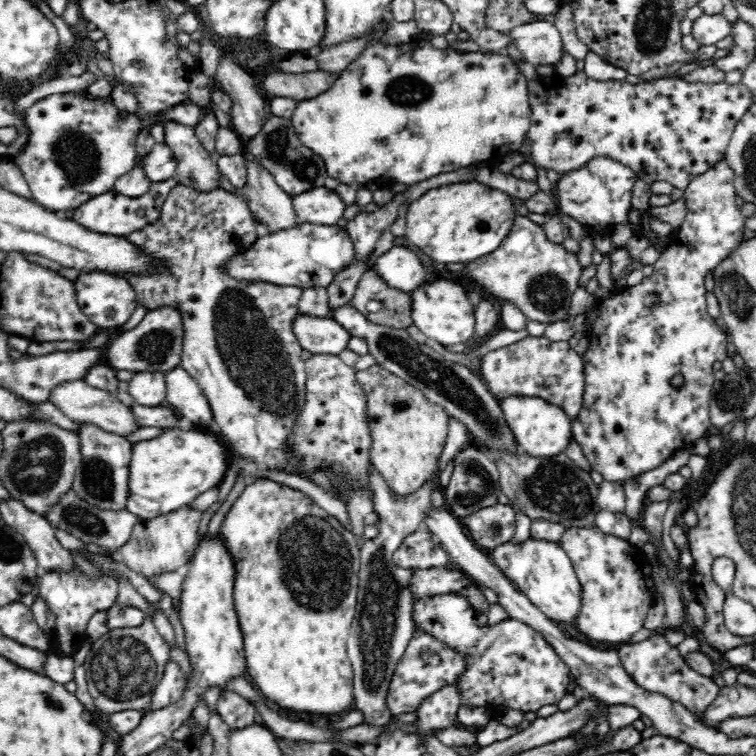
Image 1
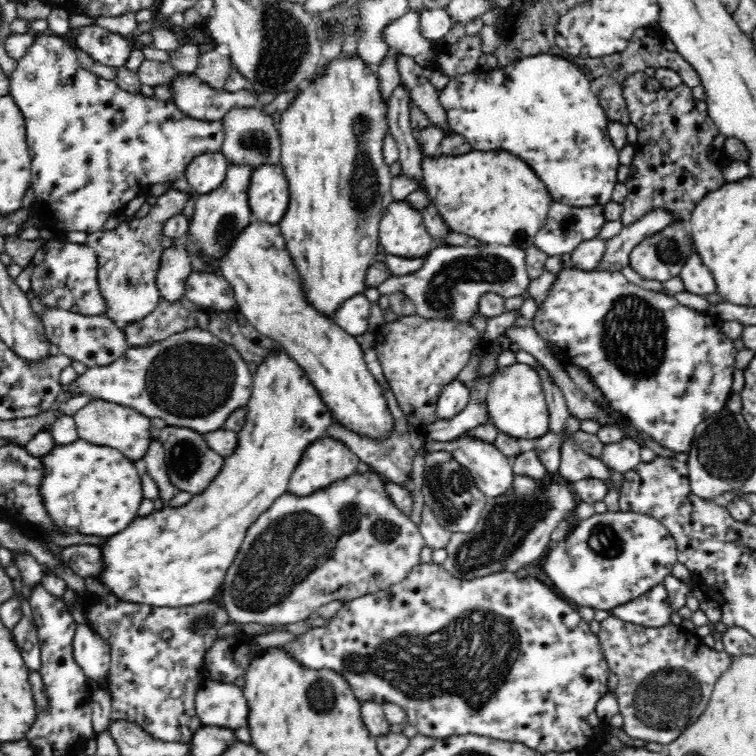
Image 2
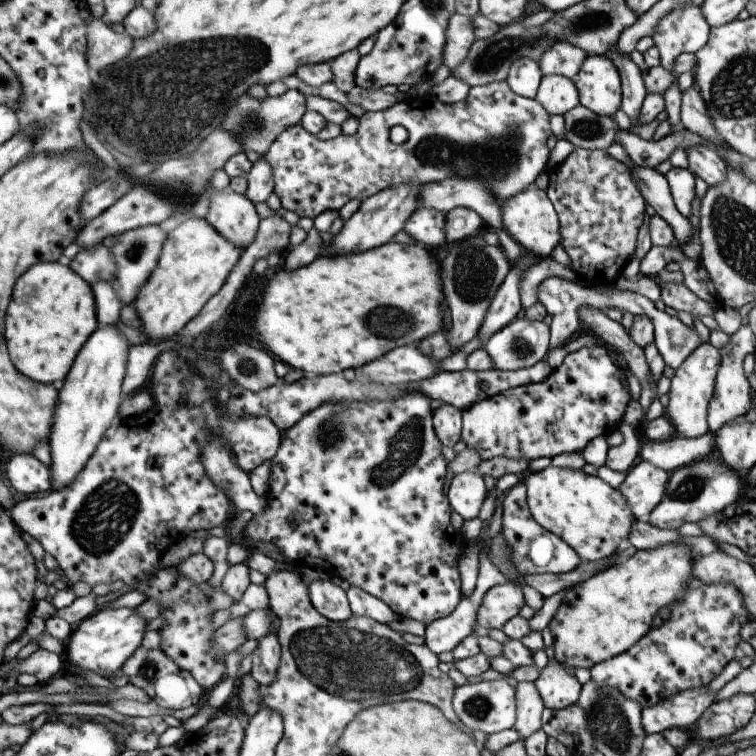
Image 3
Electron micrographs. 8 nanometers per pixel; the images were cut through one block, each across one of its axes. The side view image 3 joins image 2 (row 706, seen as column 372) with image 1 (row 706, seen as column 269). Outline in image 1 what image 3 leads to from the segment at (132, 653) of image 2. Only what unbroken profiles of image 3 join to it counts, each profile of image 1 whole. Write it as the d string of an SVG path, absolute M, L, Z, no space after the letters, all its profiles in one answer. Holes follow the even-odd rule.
M169 661L165 667L164 678L160 680L160 684L156 685L154 689L149 708L142 713L156 712L156 710L160 710L168 704L178 702L182 698L182 692L186 688L186 684L187 680L180 666L176 662Z

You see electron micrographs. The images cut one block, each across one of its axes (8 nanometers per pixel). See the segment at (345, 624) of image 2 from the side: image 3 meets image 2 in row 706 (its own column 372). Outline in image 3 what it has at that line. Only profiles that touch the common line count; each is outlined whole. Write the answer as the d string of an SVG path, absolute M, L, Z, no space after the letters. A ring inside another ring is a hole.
M412 382L408 383L408 390L406 390L406 394L402 396L402 398L396 398L396 400L366 400L366 402L358 402L358 400L348 400L348 402L324 402L322 406L318 406L316 410L310 410L308 414L306 414L295 426L292 426L286 434L284 434L284 438L282 438L280 442L280 448L278 448L278 452L274 458L272 458L272 462L270 463L270 476L269 476L269 490L266 492L265 500L266 500L266 508L264 510L260 510L260 514L254 514L254 518L250 520L250 523L245 527L244 536L246 536L248 540L248 548L250 551L255 552L259 551L258 546L263 542L271 542L276 548L279 550L281 555L286 558L286 560L292 560L295 564L300 566L308 566L308 567L319 567L327 573L334 575L339 580L348 581L348 583L353 587L358 587L365 591L366 593L380 599L382 602L386 603L390 610L394 612L397 618L404 619L410 618L414 620L418 620L418 622L422 622L422 624L426 624L428 627L432 622L439 620L440 618L449 616L456 610L458 604L464 599L463 593L461 590L461 577L460 572L458 571L458 562L460 562L460 556L462 556L462 550L464 550L464 543L467 542L467 538L463 535L462 531L456 530L454 526L452 526L452 516L451 514L454 512L450 510L452 506L450 506L450 502L448 499L448 494L444 493L444 483L446 482L446 474L448 474L448 463L444 458L444 454L442 454L442 442L436 436L436 432L434 431L433 426L433 416L434 409L430 406L431 400L428 396L424 396L422 392L420 392L420 388L416 388L416 390L412 390Z

